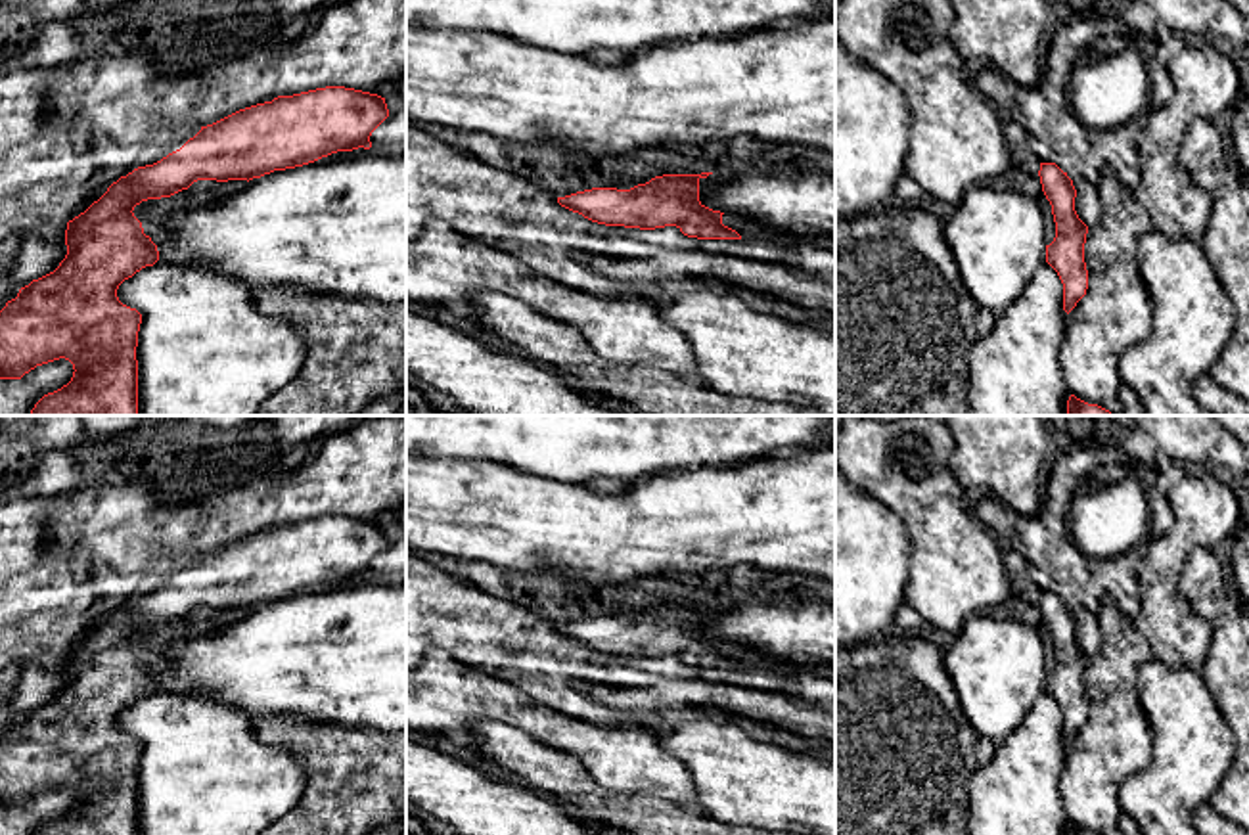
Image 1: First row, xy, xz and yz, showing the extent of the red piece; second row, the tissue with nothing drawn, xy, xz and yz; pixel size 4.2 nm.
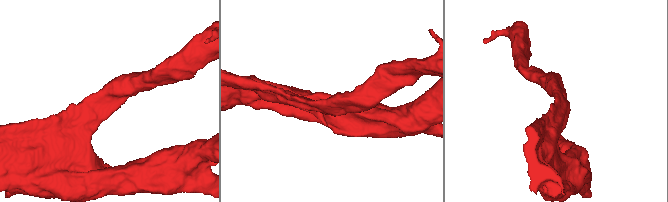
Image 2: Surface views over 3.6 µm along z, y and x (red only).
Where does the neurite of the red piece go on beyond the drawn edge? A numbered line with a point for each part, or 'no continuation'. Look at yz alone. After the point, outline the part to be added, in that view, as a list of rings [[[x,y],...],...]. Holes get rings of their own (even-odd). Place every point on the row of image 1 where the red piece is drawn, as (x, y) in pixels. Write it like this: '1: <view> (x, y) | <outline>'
no continuation

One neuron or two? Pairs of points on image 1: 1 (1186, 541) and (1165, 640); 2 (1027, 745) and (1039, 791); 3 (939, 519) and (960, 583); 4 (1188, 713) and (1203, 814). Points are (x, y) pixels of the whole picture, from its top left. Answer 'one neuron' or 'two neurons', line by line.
1: one neuron
2: one neuron
3: one neuron
4: two neurons

